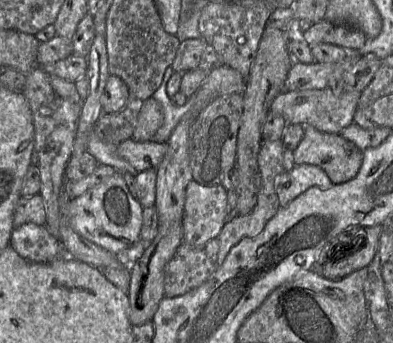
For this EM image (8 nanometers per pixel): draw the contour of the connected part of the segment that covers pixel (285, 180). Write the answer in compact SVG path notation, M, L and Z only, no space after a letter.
M302 164L289 171L284 170L276 179L276 194L279 206L287 206L296 197L313 186L325 190L332 185L326 172L316 165Z

